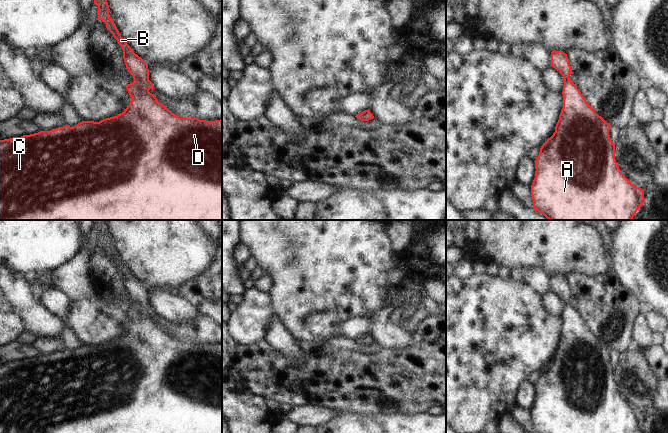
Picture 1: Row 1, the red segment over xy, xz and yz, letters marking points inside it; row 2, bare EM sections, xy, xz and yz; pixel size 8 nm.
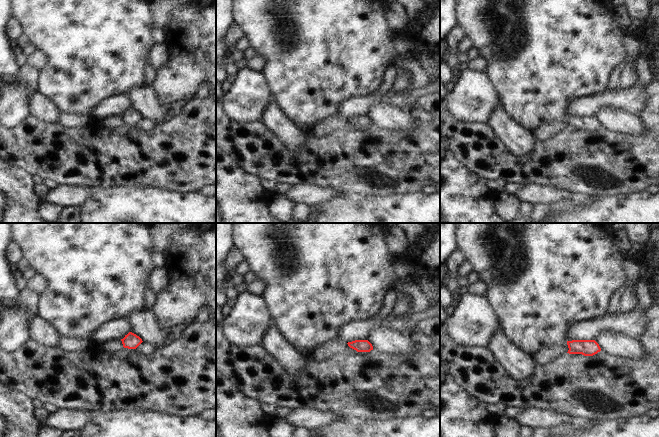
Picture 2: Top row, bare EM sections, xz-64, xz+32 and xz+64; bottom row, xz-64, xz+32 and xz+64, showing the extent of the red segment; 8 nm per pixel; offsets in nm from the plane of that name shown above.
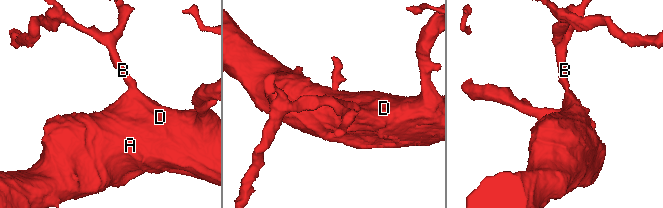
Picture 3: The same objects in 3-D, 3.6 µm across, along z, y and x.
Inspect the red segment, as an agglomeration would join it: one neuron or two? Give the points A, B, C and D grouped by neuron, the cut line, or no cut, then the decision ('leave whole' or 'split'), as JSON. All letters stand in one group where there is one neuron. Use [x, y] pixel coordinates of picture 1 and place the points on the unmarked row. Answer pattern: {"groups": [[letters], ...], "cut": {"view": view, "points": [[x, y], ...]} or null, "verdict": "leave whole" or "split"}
{"groups": [["A", "B", "C", "D"]], "cut": null, "verdict": "leave whole"}

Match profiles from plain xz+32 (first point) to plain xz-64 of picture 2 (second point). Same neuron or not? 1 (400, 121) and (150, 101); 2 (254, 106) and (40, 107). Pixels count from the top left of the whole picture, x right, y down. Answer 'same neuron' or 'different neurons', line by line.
1: same neuron
2: different neurons

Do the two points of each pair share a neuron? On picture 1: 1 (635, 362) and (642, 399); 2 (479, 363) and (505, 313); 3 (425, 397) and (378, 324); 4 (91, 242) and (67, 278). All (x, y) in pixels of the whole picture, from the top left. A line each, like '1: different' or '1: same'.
1: same
2: same
3: different
4: same

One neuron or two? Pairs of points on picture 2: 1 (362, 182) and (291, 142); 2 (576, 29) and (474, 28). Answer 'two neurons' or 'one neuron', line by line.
1: two neurons
2: one neuron

